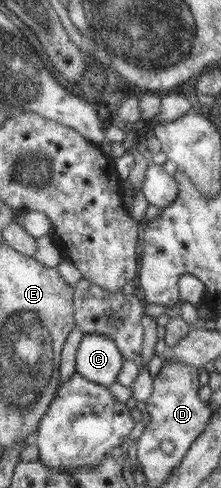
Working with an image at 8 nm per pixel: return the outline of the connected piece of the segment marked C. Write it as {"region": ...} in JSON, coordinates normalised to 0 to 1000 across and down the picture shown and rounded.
{"region":[[[385,684],[344,727],[344,764],[394,781],[502,795],[548,762],[557,727],[529,705],[457,684]]]}

